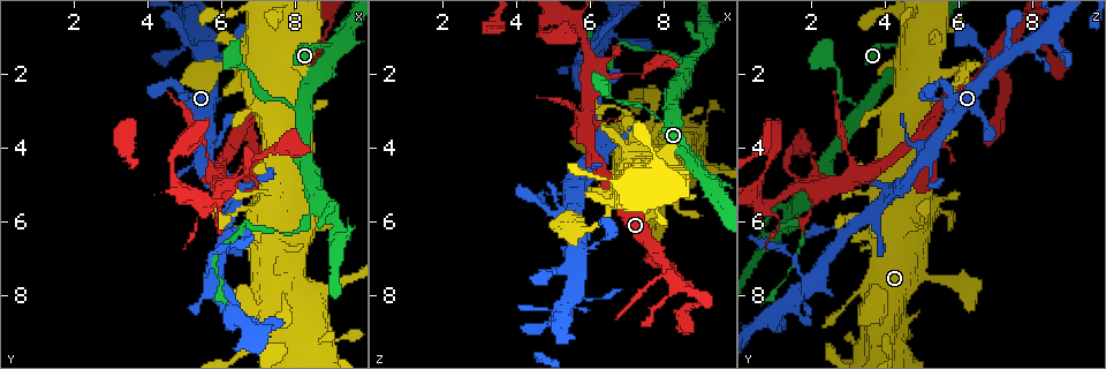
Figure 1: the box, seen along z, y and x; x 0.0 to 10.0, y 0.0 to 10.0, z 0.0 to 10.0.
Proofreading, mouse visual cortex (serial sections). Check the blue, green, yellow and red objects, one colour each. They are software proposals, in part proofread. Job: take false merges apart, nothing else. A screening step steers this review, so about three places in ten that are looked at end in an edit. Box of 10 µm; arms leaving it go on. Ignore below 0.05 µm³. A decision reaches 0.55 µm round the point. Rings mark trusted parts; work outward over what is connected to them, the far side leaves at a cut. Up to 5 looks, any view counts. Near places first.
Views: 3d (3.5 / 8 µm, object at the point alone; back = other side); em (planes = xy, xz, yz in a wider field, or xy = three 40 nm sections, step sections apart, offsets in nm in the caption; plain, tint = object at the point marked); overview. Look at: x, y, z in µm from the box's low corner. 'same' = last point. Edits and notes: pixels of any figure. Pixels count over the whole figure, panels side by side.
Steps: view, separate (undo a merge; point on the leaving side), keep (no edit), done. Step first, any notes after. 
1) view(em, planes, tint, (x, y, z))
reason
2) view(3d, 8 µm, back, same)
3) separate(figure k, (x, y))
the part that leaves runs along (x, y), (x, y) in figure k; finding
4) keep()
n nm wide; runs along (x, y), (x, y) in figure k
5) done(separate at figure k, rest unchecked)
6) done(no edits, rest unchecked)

view(3d, 8 µm, (8.95, 1.30, 4.60))
narrows sharply

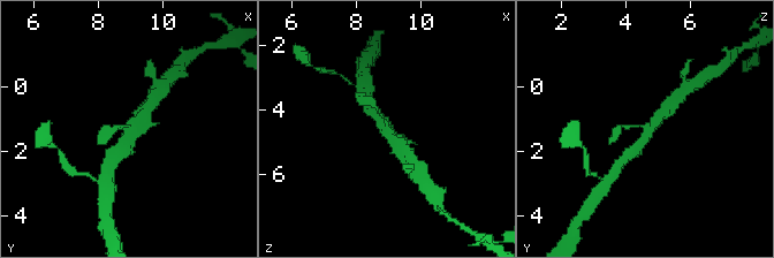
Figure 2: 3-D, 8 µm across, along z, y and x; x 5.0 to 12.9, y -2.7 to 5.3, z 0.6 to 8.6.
view(em, xy, step 2, tint, same)
3 arms; arms of 150, 300, 400 nm; now the EM

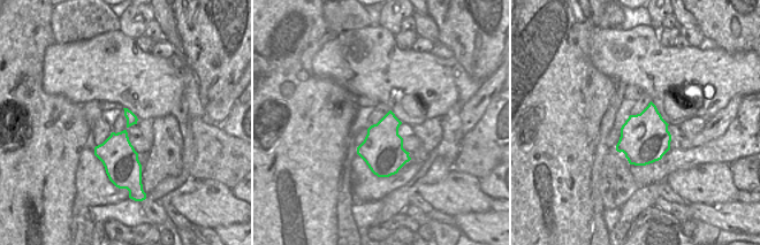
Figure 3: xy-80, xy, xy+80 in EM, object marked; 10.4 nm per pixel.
keep()
420 nm wide; all the same cell

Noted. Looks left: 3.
view(3d, 8 µm, (8.25, 2.95, 3.45))
side arm on a straight run

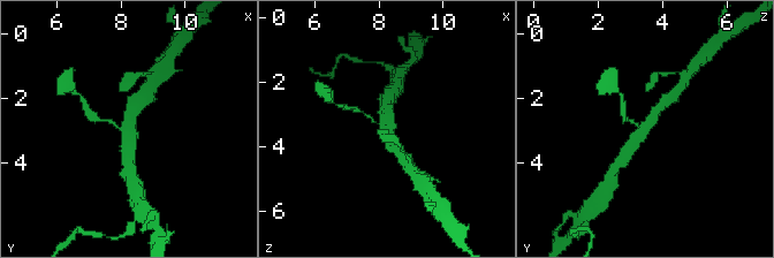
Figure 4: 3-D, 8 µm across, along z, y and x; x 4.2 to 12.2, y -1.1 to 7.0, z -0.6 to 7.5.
view(3d, 3.5 µm, same)
closer look

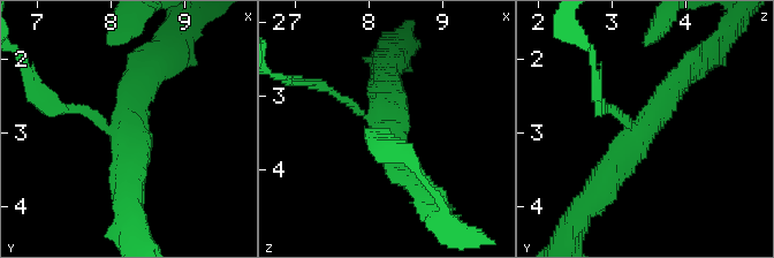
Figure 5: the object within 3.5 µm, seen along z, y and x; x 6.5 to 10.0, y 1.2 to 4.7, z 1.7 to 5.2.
keep()
arms of 100, 300, 400 nm; runs along (683, 71), (596, 196) in figure 5; one cell here

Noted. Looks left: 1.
done(no edits, rest unchecked)

